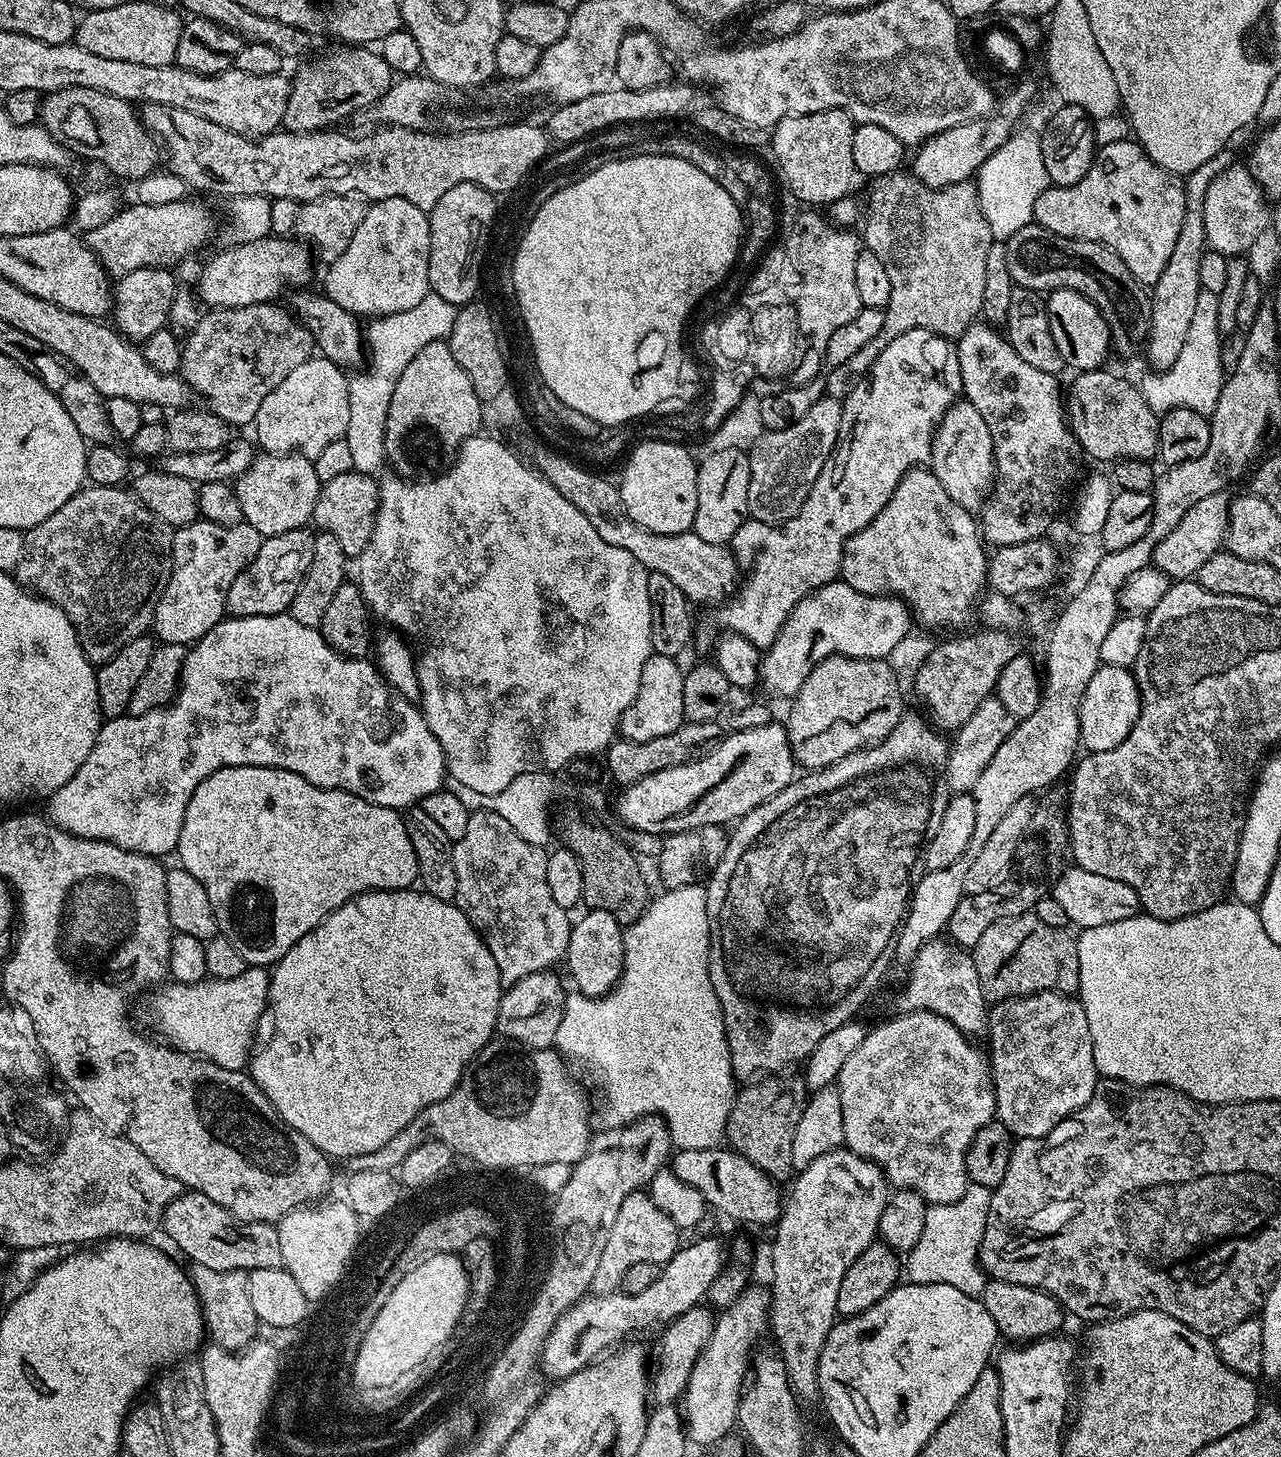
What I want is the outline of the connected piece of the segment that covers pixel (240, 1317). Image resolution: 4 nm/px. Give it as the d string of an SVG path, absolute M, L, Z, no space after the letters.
M195 1265L190 1272L192 1286L200 1298L200 1306L211 1339L222 1348L243 1350L257 1339L260 1319L254 1314L246 1282L247 1272L238 1270L210 1270L210 1266Z

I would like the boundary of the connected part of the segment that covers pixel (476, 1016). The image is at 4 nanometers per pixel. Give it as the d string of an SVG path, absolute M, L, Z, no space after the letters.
M423 890L363 892L361 896L356 896L354 899L346 901L341 908L331 912L317 928L310 930L310 934L306 934L297 944L290 946L288 953L282 959L276 961L274 967L271 969L268 981L268 1004L264 1007L264 1012L260 1015L260 1021L256 1024L256 1035L250 1053L250 1075L252 1081L266 1094L266 1098L270 1098L273 1112L288 1125L291 1131L300 1132L310 1142L314 1142L314 1146L318 1150L322 1150L325 1156L329 1158L335 1158L335 1156L347 1158L357 1156L358 1154L370 1154L374 1150L378 1150L378 1146L386 1146L386 1142L390 1142L390 1138L394 1138L394 1134L398 1134L398 1130L406 1130L406 1126L410 1126L410 1122L414 1122L414 1118L422 1110L426 1110L434 1102L446 1098L456 1089L458 1082L462 1078L464 1069L468 1067L468 1063L493 1039L492 1031L494 1033L497 1031L500 1018L501 995L500 971L494 962L494 954L490 954L490 950L483 938L480 937L480 933L476 931L475 926L466 918L464 911L456 907L455 903L434 898L430 893Z

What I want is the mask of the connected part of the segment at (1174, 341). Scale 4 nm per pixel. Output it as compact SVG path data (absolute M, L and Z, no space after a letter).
M1225 150L1214 154L1207 162L1202 162L1198 170L1194 170L1183 181L1186 194L1186 218L1182 218L1182 230L1178 234L1178 242L1174 242L1174 250L1170 253L1170 262L1166 262L1166 270L1162 270L1162 278L1151 285L1152 313L1150 314L1150 330L1146 341L1148 360L1153 369L1169 368L1182 354L1182 346L1186 346L1186 334L1190 334L1190 321L1194 318L1194 310L1198 306L1198 294L1202 291L1198 282L1198 262L1202 262L1202 254L1206 251L1204 239L1204 199L1206 190L1210 190L1210 182L1222 170L1234 163L1231 151Z

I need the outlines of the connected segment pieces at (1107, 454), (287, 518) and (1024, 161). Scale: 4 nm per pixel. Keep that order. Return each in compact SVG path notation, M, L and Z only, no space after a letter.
M1103 367L1081 372L1066 388L1066 419L1083 455L1096 460L1117 462L1126 459L1151 461L1158 450L1160 421L1158 413L1146 402L1135 383L1123 380Z
M295 452L257 455L249 468L234 481L244 523L254 526L261 537L286 534L286 530L305 527L314 514L320 485L312 460Z
M1015 131L983 163L976 175L979 204L983 216L998 240L1007 240L1022 226L1033 223L1034 204L1038 195L1049 189L1050 181L1043 165L1040 135L1037 131Z

